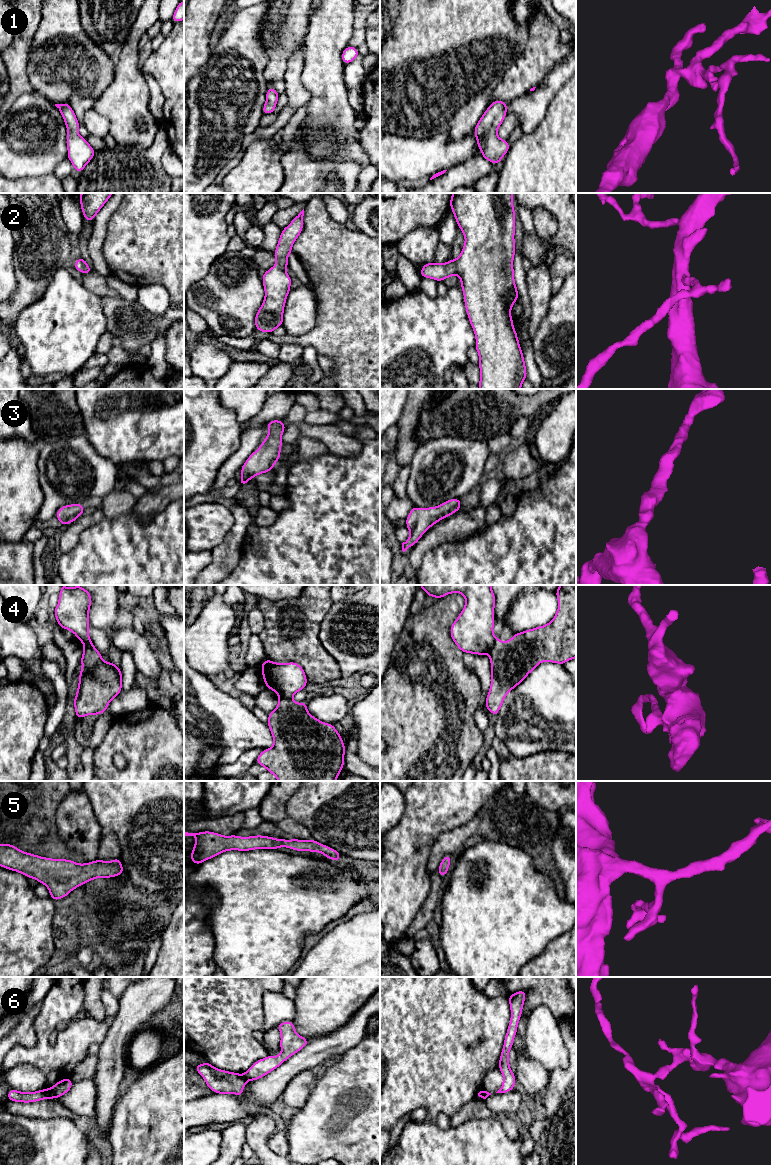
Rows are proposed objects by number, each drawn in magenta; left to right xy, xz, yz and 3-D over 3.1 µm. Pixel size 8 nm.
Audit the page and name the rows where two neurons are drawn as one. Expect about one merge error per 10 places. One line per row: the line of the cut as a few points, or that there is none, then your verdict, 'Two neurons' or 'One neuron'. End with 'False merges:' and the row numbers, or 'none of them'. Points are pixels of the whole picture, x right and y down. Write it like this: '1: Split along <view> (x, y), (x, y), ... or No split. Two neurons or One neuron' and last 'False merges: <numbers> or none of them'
1: No split. One neuron
2: No split. One neuron
3: No split. One neuron
4: Split along yz (496, 639), (488, 653). Two neurons
5: No split. One neuron
6: Split along xy (49, 1089), (48, 1097). Two neurons
False merges: 4, 6

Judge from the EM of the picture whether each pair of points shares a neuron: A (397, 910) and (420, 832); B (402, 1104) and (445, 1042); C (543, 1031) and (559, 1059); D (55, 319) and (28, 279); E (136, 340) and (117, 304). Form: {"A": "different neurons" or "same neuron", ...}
{"A": "same neuron", "B": "same neuron", "C": "same neuron", "D": "different neurons", "E": "same neuron"}

